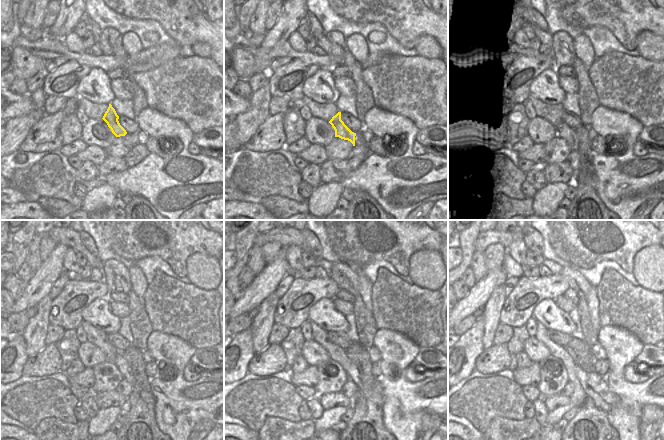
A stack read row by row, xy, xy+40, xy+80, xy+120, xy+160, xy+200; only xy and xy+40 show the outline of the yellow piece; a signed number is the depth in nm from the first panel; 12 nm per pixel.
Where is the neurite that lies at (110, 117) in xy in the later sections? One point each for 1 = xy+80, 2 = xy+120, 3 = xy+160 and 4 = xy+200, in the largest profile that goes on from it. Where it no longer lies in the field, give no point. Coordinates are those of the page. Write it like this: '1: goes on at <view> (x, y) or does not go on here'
1: goes on at xy+80 (565, 132)
2: goes on at xy+120 (120, 361)
3: goes on at xy+160 (350, 368)
4: goes on at xy+200 (595, 386)

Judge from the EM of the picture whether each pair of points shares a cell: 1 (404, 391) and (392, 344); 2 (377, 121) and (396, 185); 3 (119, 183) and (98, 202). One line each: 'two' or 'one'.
1: one
2: one
3: two

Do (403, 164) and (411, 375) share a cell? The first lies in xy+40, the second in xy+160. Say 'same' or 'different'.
different

